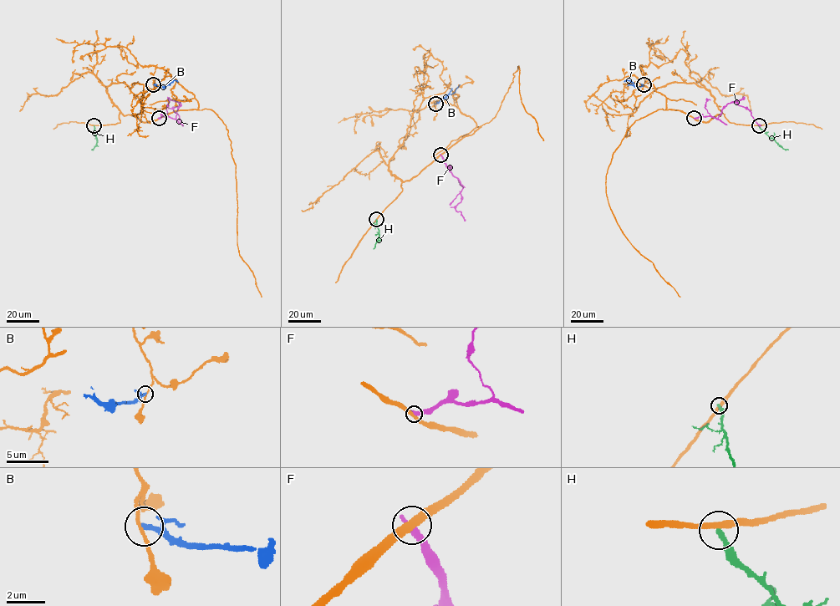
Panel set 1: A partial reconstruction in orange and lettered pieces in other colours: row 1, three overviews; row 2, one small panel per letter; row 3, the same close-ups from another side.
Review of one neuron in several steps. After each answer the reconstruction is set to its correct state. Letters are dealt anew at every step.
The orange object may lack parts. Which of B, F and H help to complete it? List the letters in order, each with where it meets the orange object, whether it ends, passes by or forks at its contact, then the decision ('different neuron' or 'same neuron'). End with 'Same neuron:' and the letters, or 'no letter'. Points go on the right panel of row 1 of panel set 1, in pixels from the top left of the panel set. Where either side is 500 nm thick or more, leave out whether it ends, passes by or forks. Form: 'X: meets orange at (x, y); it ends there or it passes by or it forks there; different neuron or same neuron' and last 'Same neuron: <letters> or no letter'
B: meets orange at (644, 84); it ends there; different neuron
F: meets orange at (694, 118); it ends there; different neuron
H: meets orange at (759, 125); it ends there; different neuron
Same neuron: no letter

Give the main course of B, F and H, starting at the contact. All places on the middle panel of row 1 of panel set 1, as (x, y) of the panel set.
B: (435, 104), (453, 94), (460, 84)
F: (440, 155), (448, 170), (463, 187), (461, 201), (455, 210), (460, 212), (465, 221)
H: (376, 219), (379, 236), (373, 249)

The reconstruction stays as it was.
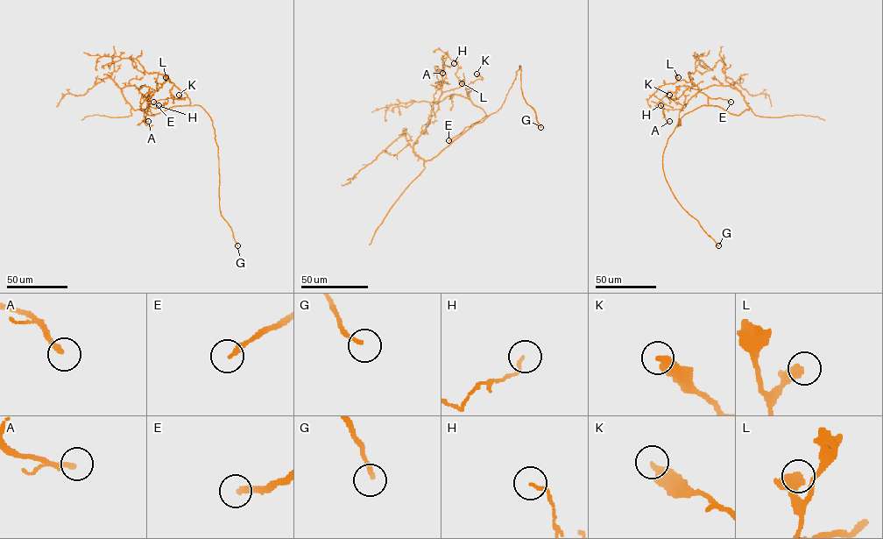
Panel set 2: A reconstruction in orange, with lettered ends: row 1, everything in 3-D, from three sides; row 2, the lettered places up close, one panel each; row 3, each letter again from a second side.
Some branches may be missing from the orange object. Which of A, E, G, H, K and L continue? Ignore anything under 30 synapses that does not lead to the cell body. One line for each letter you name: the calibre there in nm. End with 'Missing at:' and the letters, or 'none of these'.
E: calibre 260 nm
G: calibre 180 nm
Missing at: E, G

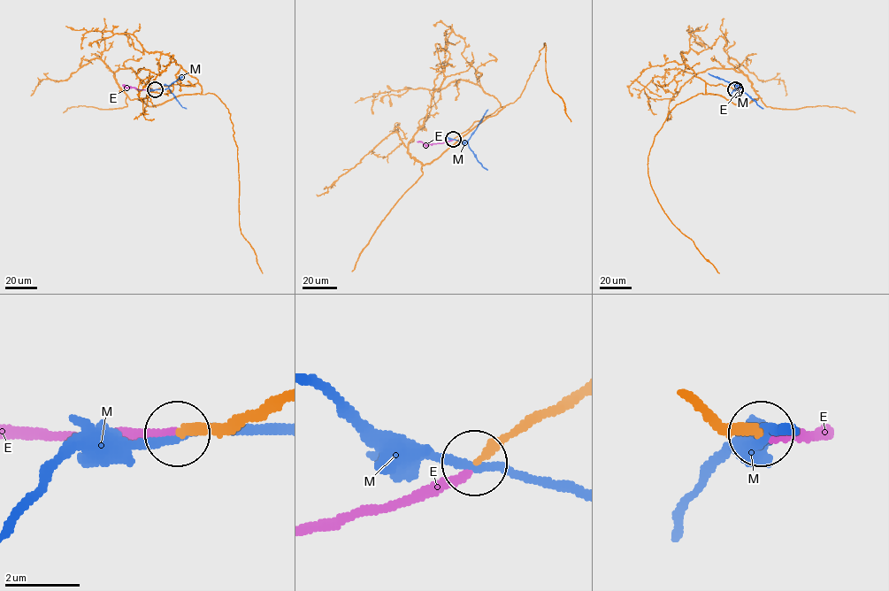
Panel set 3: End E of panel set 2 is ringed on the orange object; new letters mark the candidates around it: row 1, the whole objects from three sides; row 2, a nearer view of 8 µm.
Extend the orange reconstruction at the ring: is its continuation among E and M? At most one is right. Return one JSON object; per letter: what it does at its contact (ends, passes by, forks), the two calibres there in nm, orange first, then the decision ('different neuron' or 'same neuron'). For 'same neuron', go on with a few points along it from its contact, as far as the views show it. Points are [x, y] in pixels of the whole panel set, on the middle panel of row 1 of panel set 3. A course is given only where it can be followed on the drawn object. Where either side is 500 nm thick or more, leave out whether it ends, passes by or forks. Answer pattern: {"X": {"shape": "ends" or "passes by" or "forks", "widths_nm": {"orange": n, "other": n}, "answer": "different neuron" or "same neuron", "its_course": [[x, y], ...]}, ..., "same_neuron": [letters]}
{"E": {"shape": "ends", "widths_nm": {"orange": 260, "other": 240}, "answer": "same neuron", "its_course": [[453, 139], [429, 145], [417, 141]]}, "M": {"shape": "passes by", "widths_nm": {"orange": 280, "other": 220}, "answer": "different neuron"}, "same_neuron": ["E"]}

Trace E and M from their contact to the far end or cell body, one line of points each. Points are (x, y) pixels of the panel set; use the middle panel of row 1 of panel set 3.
E: (453, 139), (429, 145), (417, 141)
M: (453, 139), (467, 141), (487, 110)

